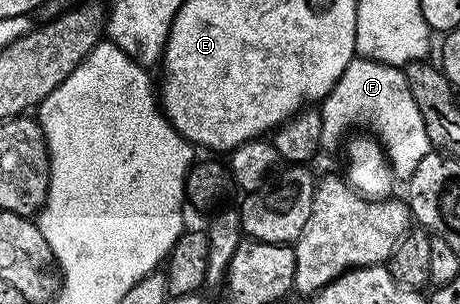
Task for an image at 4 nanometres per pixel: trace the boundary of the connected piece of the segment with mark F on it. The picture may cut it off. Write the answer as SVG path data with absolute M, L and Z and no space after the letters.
M355 57L345 68L336 87L322 99L318 110L322 123L320 146L323 150L339 148L345 138L344 133L362 122L372 129L370 131L382 146L397 180L408 181L420 160L432 151L424 119L408 87L406 74L397 66Z

